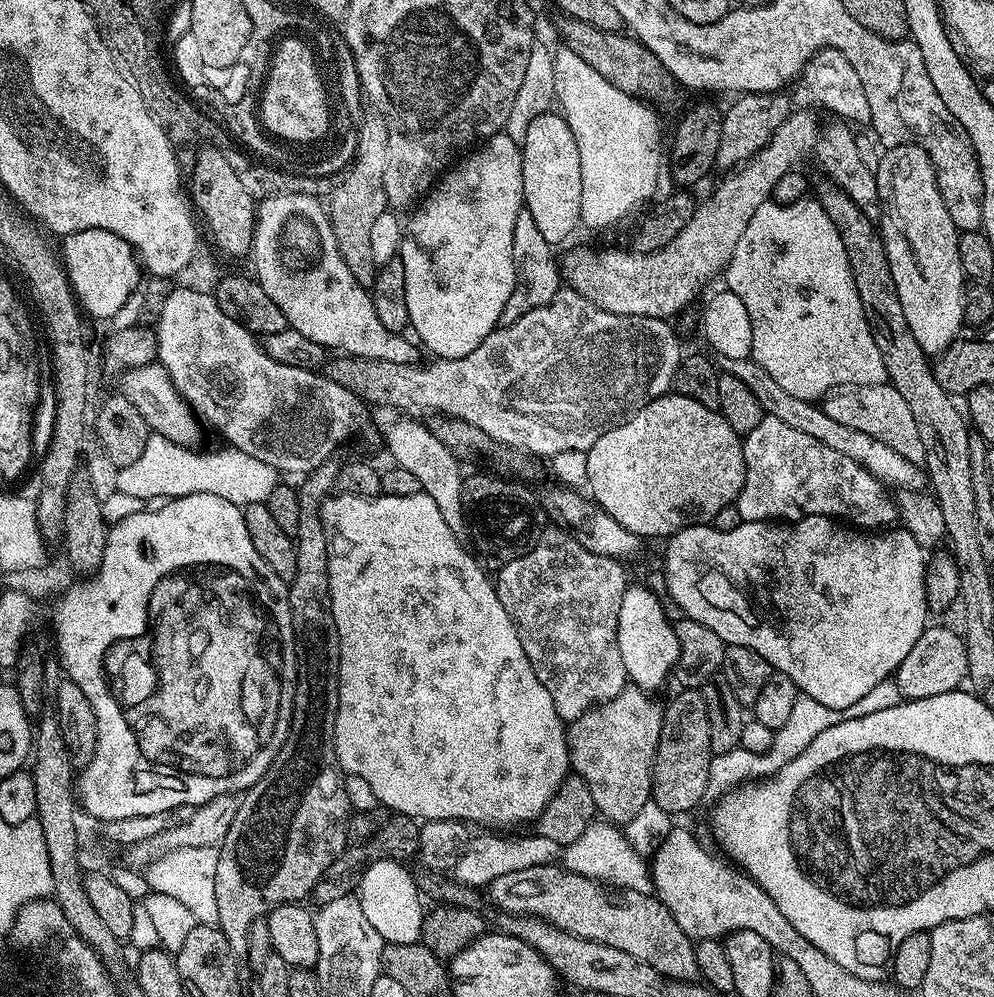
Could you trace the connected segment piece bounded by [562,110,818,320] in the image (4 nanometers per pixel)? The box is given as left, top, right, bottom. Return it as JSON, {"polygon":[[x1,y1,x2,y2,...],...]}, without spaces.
{"polygon":[[794,110,784,119,782,126,776,128,776,133,770,138,768,145,758,150,750,159,743,161,735,170,729,171,728,176,708,197,697,203,690,222,674,237,666,246,662,246,653,252,639,253,635,250,618,252,614,248,600,248,595,252,592,248,572,248,565,256,562,256,562,280,567,287,582,294,594,306,606,310,610,314,622,314,623,316,649,316,659,320,668,320,676,316,696,295,700,287,711,276,716,276,728,267,728,260,734,254,738,246,738,238,742,238,742,230,754,218,754,210,758,206,769,203,772,187,778,178,787,171,795,169,804,155,811,153,816,147,818,139,818,127,816,128,816,116,812,112,800,112]]}

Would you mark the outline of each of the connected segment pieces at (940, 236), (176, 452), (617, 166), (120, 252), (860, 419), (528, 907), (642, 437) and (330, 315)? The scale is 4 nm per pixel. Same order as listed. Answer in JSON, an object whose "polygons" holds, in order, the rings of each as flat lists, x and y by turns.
{"polygons":[[[911,142,887,149,875,174,880,199,878,231,898,289,898,302,902,302,910,334,929,358,935,358,956,341,965,327,966,277,958,258,960,232,954,218,950,218,950,210,946,210,936,181,936,165,926,150]],[[149,435,138,459,130,462,130,466,119,469,116,490,147,502,190,494,218,494,218,498,226,498,226,502,241,506,267,502,270,490,274,490,278,482,276,468,266,466,266,462,258,462,258,458,250,458,250,454,237,448,223,447,217,452,196,452,200,450,175,444,164,436]],[[560,46,553,55,555,103,560,108,564,121,578,142,578,162,582,162,582,210,581,225,588,228,604,228,622,219,627,212,632,212,643,200,653,199,652,191,656,188,656,155,660,152,660,124,645,101,638,96,631,96,618,86,606,82,594,66,582,62,574,50]],[[78,230,63,237,62,244,62,267,80,308,96,320,111,321,128,299,137,295,142,265,136,252,110,230]],[[889,382,845,387,823,397,822,407,827,416,834,418,834,422,842,422,842,426,850,426,850,430,862,430,862,434,870,434,870,438,878,438,878,442,884,442,890,450,902,454,902,458,918,465,924,464,922,439,910,406]],[[559,863,530,866,501,876,493,875,487,885,492,904,510,916,535,916,578,938,602,942,634,954,669,980,695,981,699,977,696,946,674,922,670,910,655,895,638,893,626,887,605,887,599,880,574,873]],[[675,394,651,400,618,426,606,430,586,453,586,488,591,499,610,514,614,522,641,538,667,538,689,524,708,524,718,510,736,503,745,476,742,437,731,429,730,422,722,418,719,410,702,406,702,402,694,402,694,398]],[[283,190,259,201,256,209,256,228,252,231,252,251,250,261,256,267,254,278,270,294,274,306,282,310,289,328,298,330,305,338,318,342,326,350,337,348,337,353,355,356,357,360,377,360,378,362,402,362,414,364,421,359,420,348,410,346,406,338,398,332,386,330,378,313,374,310,372,293,365,285,350,274,350,266,338,250,332,223,325,205,320,204,307,191,286,193]]]}

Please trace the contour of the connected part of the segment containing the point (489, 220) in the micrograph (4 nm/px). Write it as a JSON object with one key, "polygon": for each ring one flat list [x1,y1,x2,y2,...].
{"polygon":[[504,131,487,137,472,150,477,152,469,151,469,156,461,164,453,163,439,177,435,187,411,213,412,221,407,221,403,229,398,259,406,270,408,323,418,334,421,345,433,352,433,357,441,360,462,358,470,354,470,350,478,350,500,324,502,310,516,281,512,257,514,218,518,218,524,203,520,149,521,145,512,141]]}

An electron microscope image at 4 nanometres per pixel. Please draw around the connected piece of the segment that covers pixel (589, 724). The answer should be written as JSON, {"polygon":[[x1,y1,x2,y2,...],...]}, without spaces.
{"polygon":[[635,686,625,687,615,698,590,709,577,720,571,721,566,728,571,771,590,786,597,813,605,821,617,826,626,826,631,820,637,819,641,815,640,811,649,807,652,798,652,763,656,760,662,723,661,705,656,705,652,699,649,693]]}

